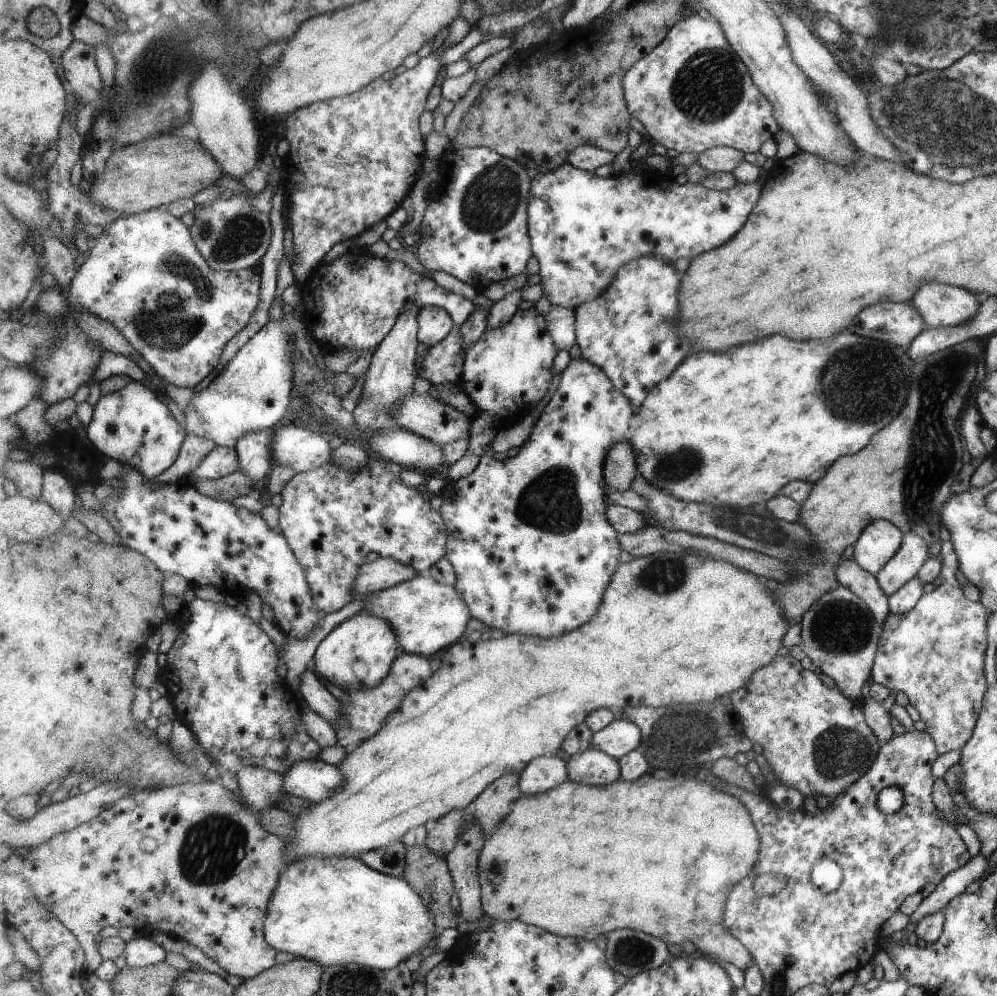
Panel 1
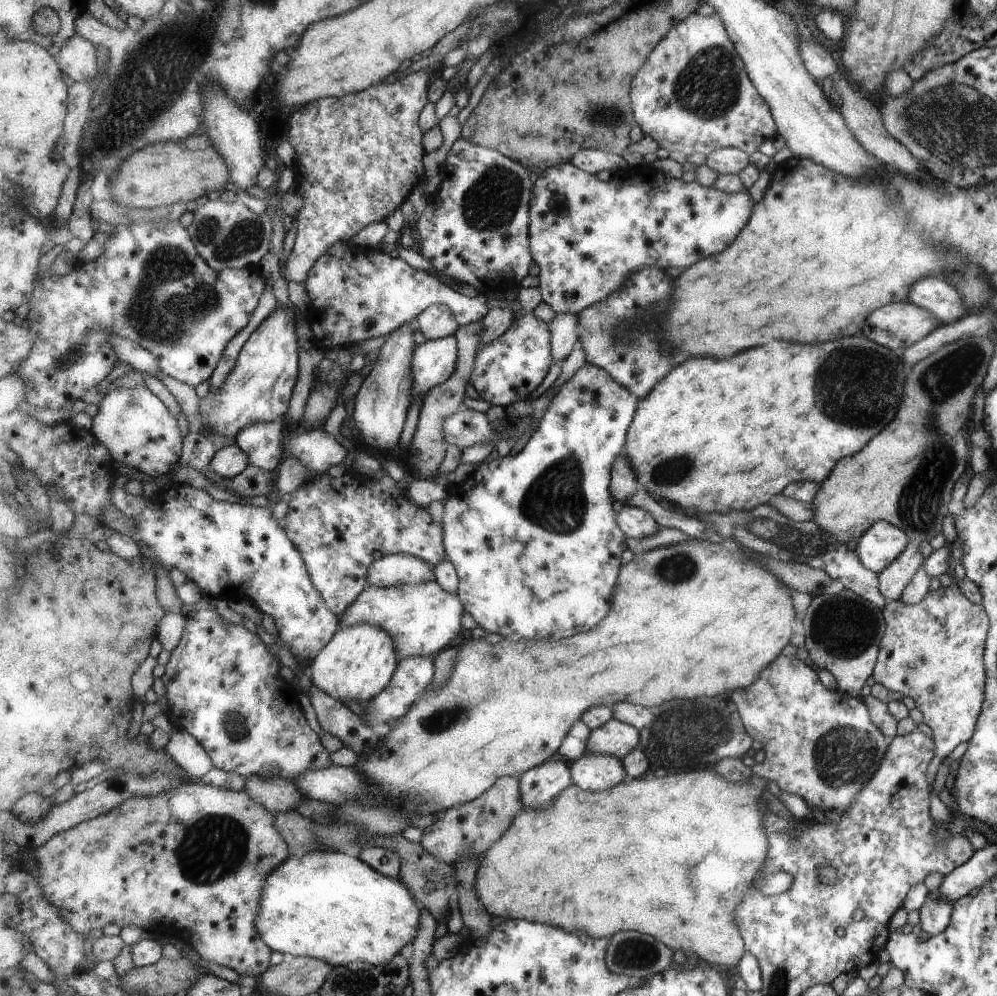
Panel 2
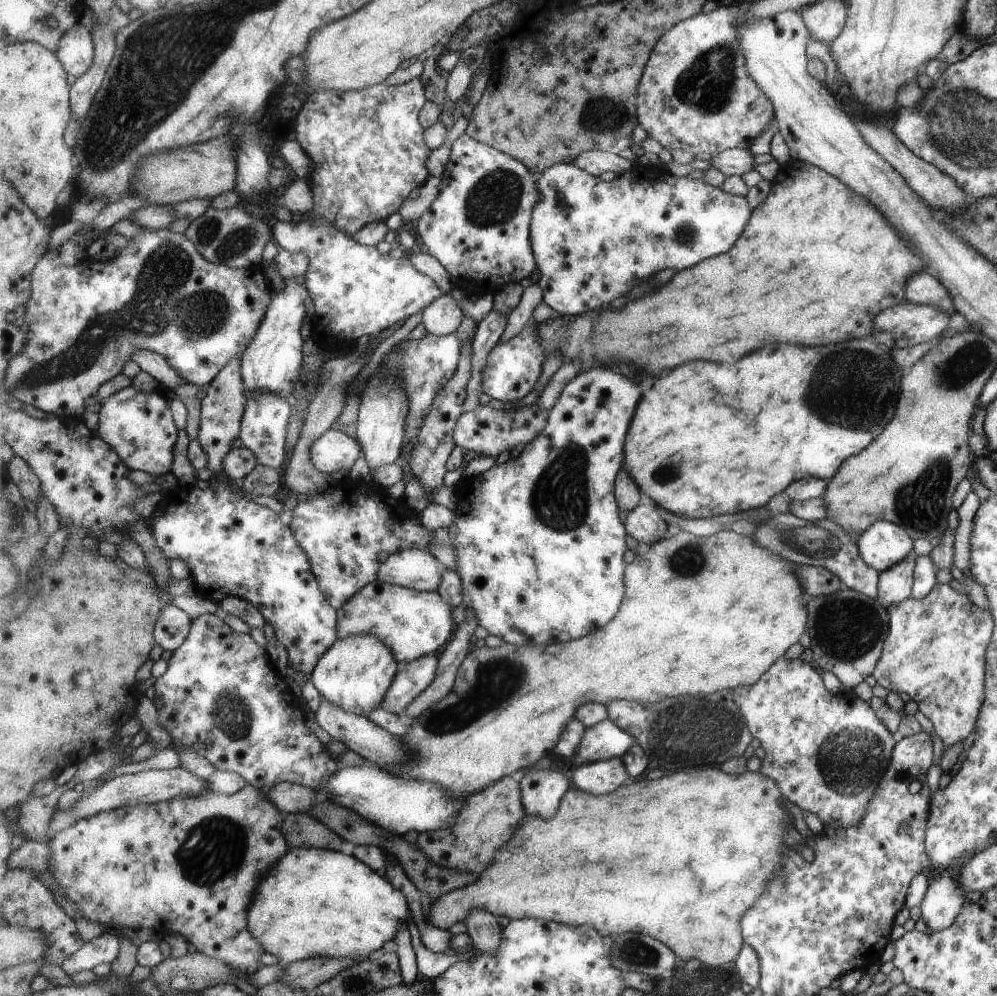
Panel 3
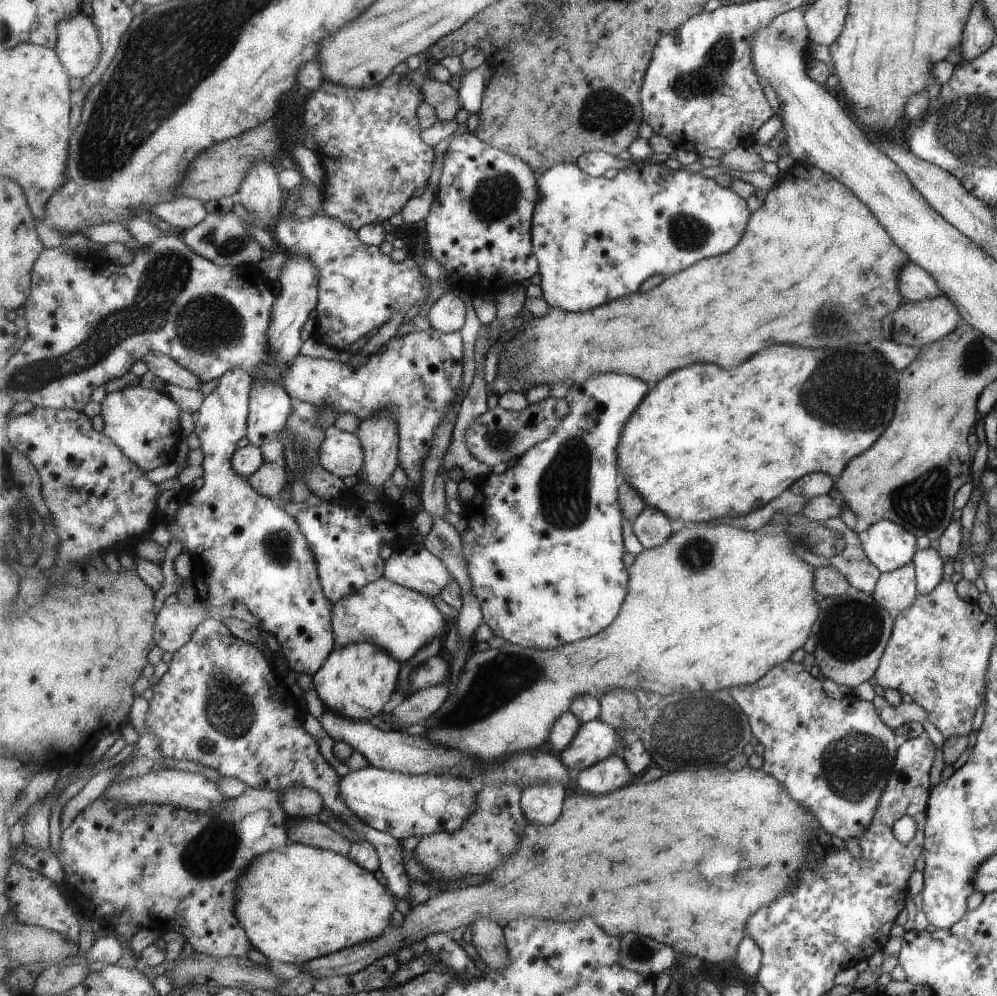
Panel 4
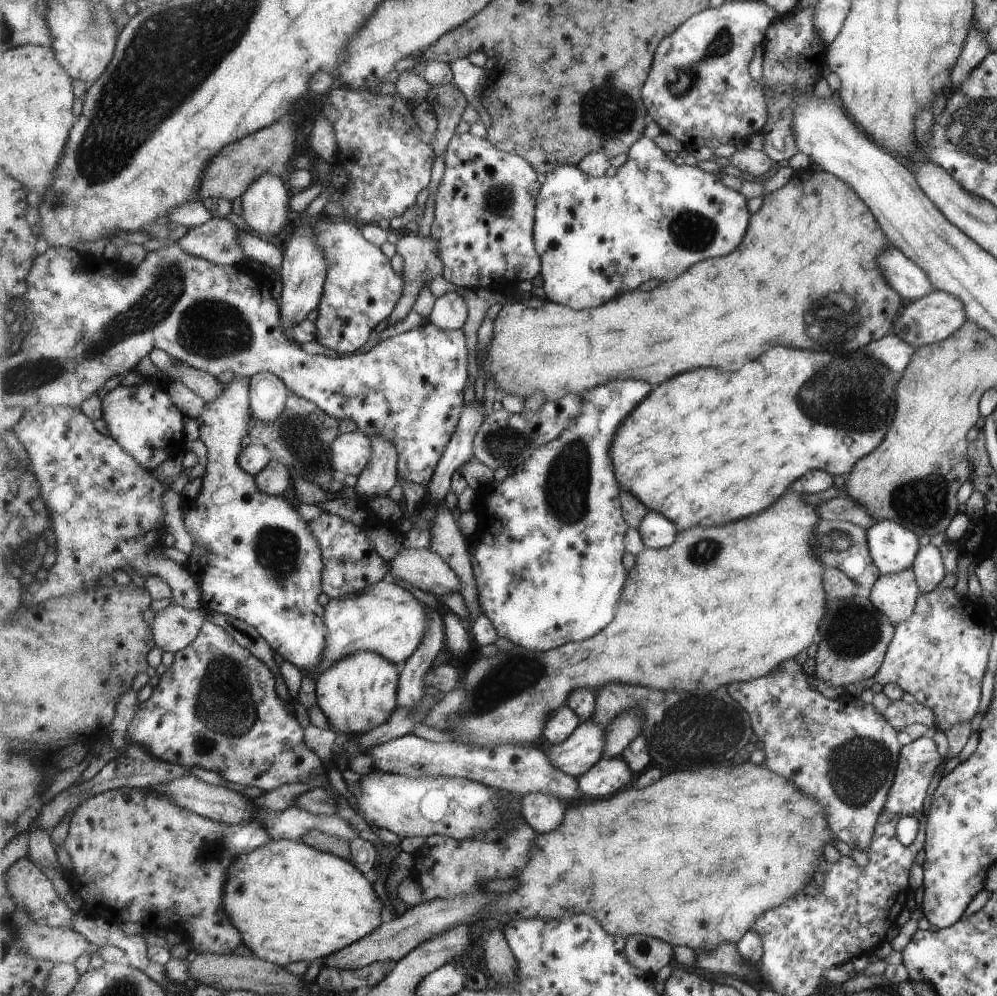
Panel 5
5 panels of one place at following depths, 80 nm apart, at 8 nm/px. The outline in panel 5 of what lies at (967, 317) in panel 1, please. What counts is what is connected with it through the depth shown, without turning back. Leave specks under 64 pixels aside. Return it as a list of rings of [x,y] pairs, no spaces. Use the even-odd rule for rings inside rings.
[[[891,245],[877,258],[877,264],[904,302],[915,301],[933,290],[926,272]]]

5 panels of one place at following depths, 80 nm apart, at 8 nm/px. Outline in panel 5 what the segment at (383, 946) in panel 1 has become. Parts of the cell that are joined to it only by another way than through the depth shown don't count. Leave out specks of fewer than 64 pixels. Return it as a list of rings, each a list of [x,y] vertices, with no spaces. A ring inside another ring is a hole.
[[[273,839],[268,842],[268,845],[260,846],[252,850],[251,853],[245,853],[243,856],[237,857],[236,861],[233,861],[233,866],[229,869],[227,885],[224,886],[223,910],[228,915],[229,920],[240,930],[243,944],[250,948],[252,955],[254,954],[264,961],[269,961],[282,967],[287,966],[287,964],[293,964],[293,962],[299,962],[299,960],[311,963],[321,958],[327,958],[329,955],[351,946],[354,942],[367,936],[367,933],[372,933],[383,924],[383,916],[381,916],[383,900],[377,896],[372,881],[372,877],[362,873],[353,862],[337,855],[317,850],[302,840]]]

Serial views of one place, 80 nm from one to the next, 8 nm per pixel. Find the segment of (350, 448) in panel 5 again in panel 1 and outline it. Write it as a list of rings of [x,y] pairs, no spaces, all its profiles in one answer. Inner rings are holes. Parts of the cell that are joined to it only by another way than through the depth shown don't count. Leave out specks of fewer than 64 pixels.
[[[289,419],[277,426],[272,440],[275,464],[293,467],[298,473],[333,463],[333,435],[298,428]]]

